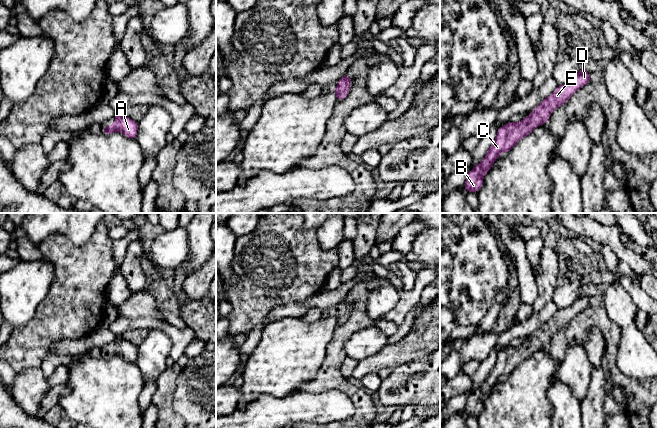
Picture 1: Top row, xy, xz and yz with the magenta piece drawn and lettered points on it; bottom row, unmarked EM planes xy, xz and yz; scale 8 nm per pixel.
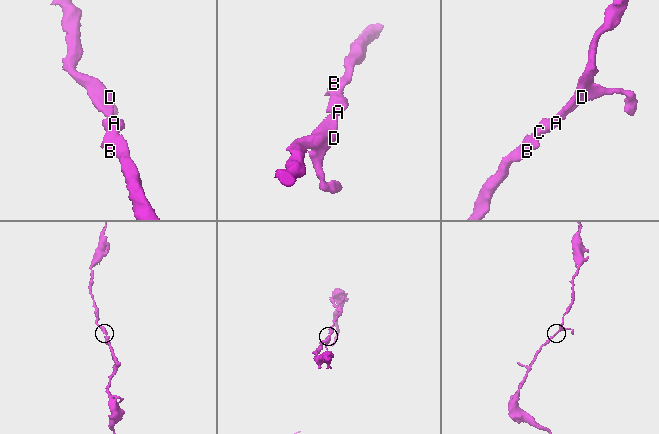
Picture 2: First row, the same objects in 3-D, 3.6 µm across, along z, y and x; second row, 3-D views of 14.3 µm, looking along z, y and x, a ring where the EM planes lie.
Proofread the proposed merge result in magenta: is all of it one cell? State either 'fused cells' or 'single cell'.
single cell

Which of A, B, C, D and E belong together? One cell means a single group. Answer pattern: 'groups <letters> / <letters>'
groups A B C D E

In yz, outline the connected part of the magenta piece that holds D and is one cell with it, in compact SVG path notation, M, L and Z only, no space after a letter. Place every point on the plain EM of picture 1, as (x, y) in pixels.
M582 291L572 305L559 309L550 320L530 336L529 340L518 347L509 345L505 350L498 352L494 367L482 386L469 395L463 412L468 417L478 416L483 409L484 399L491 393L499 378L508 377L518 365L529 359L538 349L545 348L553 334L567 326L578 313L587 307L590 307L590 299Z

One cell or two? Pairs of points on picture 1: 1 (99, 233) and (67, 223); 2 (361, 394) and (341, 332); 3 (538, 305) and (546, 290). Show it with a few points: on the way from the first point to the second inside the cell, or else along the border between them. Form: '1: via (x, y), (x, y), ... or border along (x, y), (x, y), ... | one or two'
1: border along (98, 223), (85, 243), (73, 244) | two
2: via (344, 384), (335, 375), (335, 349) | one
3: via (541, 301), (545, 294) | one

